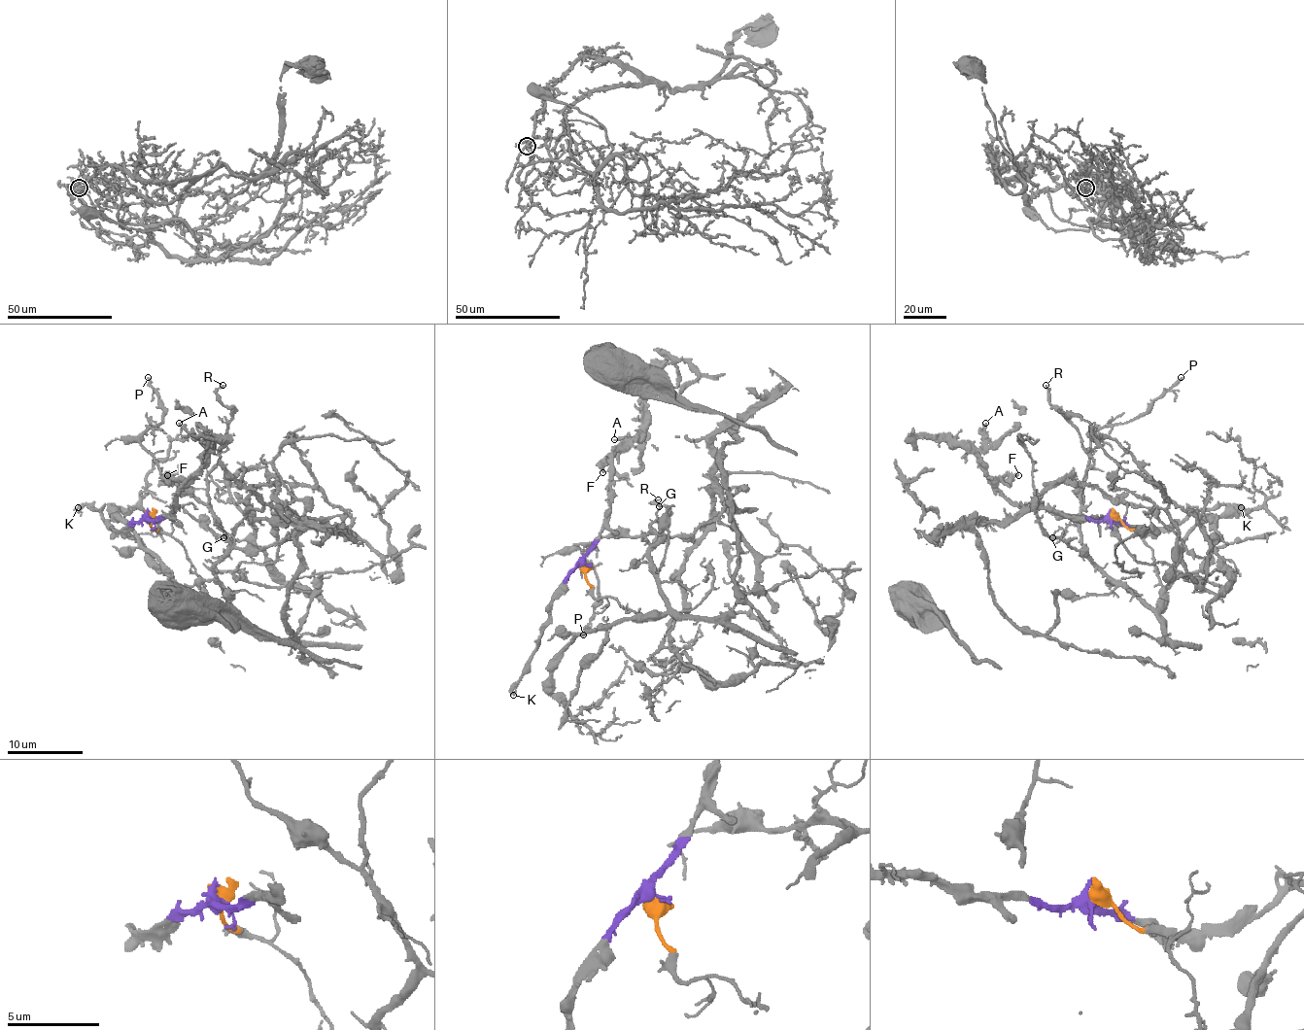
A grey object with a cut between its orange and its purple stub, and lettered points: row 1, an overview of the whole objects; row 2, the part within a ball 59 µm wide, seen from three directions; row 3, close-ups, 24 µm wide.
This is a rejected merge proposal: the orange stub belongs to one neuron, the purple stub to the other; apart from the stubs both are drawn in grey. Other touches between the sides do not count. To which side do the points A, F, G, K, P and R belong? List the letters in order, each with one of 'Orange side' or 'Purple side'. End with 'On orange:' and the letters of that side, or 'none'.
A: Purple side
F: Purple side
G: Orange side
K: Purple side
P: Orange side
R: Orange side
On orange: G, P, R

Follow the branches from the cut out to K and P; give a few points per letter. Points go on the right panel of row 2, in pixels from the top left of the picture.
K: (1109, 515), (1120, 525), (1130, 525), (1136, 531), (1170, 531), (1202, 509), (1224, 505), (1242, 507)
P: (1111, 515), (1145, 532), (1162, 593), (1154, 607), (1084, 551), (1082, 477), (1098, 429), (1134, 421), (1181, 377)

